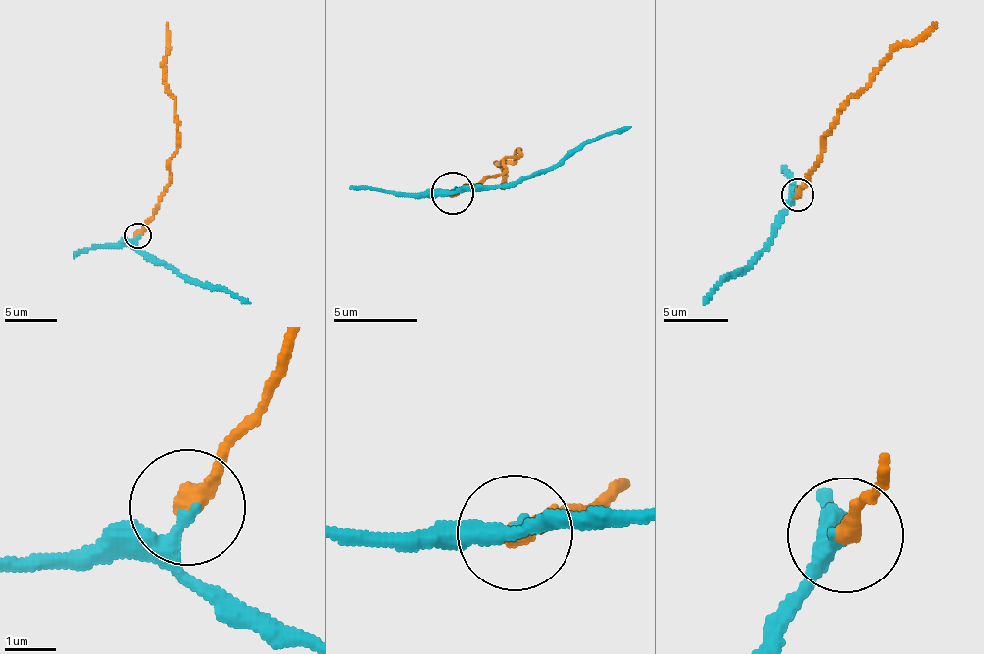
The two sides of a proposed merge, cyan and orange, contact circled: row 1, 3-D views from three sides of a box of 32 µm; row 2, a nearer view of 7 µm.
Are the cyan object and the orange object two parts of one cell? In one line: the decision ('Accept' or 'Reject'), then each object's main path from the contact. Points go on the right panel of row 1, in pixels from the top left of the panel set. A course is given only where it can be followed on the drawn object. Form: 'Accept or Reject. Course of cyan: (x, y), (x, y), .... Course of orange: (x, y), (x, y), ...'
Accept. Course of cyan: (797, 195), (783, 212), (772, 239), (756, 260), (714, 288), (704, 304). Course of orange: (797, 195), (818, 162), (821, 136), (831, 131), (837, 109), (863, 88), (887, 55), (910, 45), (936, 23)

